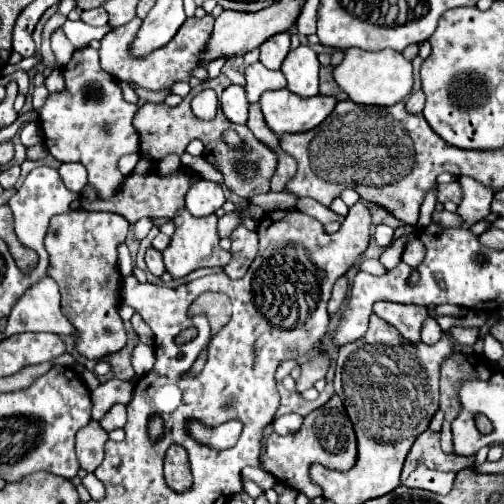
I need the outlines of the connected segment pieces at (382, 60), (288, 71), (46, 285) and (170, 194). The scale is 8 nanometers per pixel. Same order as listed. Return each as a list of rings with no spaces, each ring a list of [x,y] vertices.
[[[360,48],[346,50],[340,66],[334,68],[334,78],[352,102],[364,106],[392,106],[412,92],[412,64],[400,52],[390,48],[380,52],[366,52]]]
[[[298,46],[290,50],[284,64],[284,76],[288,80],[288,90],[298,96],[318,94],[318,70],[320,62],[310,46]]]
[[[44,278],[16,302],[8,316],[6,336],[20,332],[54,332],[58,336],[74,336],[76,328],[60,310],[58,284],[52,278]]]
[[[178,170],[176,174],[164,178],[158,172],[154,174],[144,174],[144,176],[136,176],[132,174],[130,178],[124,180],[122,188],[118,190],[116,196],[112,196],[110,200],[80,200],[84,210],[112,210],[122,214],[124,218],[128,218],[128,222],[136,222],[144,216],[152,216],[152,218],[174,218],[174,214],[178,214],[178,210],[182,210],[182,200],[184,194],[188,192],[188,186],[192,186],[192,182],[200,180],[200,176],[192,170]]]

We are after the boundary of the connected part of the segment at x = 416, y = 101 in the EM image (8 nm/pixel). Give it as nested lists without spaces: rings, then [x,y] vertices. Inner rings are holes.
[[[414,92],[414,94],[408,98],[406,108],[408,108],[410,114],[418,114],[418,112],[422,112],[422,108],[424,108],[424,94],[422,94],[422,92]]]

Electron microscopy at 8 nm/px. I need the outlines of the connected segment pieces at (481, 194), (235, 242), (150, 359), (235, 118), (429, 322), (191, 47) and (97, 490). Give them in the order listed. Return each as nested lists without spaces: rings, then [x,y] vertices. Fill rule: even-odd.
[[[458,178],[464,198],[458,206],[457,214],[461,217],[486,217],[490,214],[490,202],[494,192],[490,186],[480,186],[474,178]]]
[[[238,226],[230,234],[230,238],[232,238],[232,246],[230,246],[232,260],[224,266],[224,272],[232,280],[238,280],[238,278],[242,278],[246,274],[246,270],[252,264],[252,260],[256,258],[256,252],[258,252],[258,234],[246,230],[244,226]]]
[[[140,340],[134,344],[134,350],[132,350],[132,366],[134,366],[134,372],[138,376],[144,376],[152,370],[154,366],[154,350],[146,344],[142,344]]]
[[[228,86],[220,96],[220,108],[226,118],[234,124],[246,124],[248,118],[248,98],[242,86]]]
[[[430,316],[424,320],[424,326],[422,326],[422,342],[424,344],[436,344],[442,336],[442,328],[438,326],[438,322]]]
[[[206,14],[204,18],[186,18],[184,28],[176,32],[176,38],[168,46],[154,50],[148,58],[132,58],[132,38],[136,38],[136,30],[140,30],[140,18],[134,18],[126,26],[114,28],[100,40],[100,64],[106,72],[110,72],[116,80],[128,82],[130,86],[142,86],[146,90],[170,90],[178,80],[188,82],[192,78],[192,70],[202,64],[204,50],[214,30],[214,16]]]
[[[88,472],[88,474],[82,478],[82,484],[84,484],[84,486],[86,486],[86,490],[90,492],[92,500],[102,500],[102,498],[104,498],[106,488],[104,488],[104,484],[96,478],[96,474]]]

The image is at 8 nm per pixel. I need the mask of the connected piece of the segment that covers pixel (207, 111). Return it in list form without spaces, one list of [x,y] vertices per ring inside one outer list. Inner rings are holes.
[[[202,90],[192,100],[192,112],[200,120],[212,120],[218,112],[218,96],[214,90]]]

